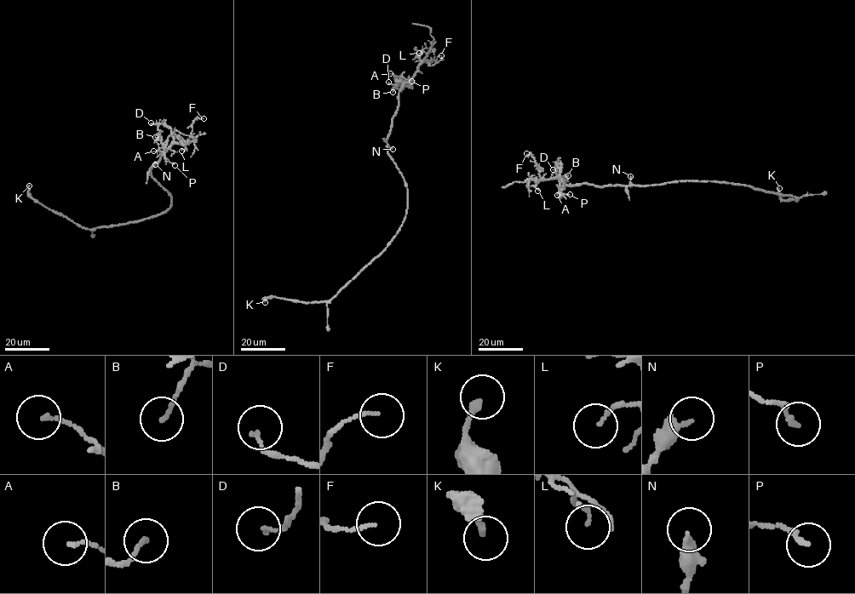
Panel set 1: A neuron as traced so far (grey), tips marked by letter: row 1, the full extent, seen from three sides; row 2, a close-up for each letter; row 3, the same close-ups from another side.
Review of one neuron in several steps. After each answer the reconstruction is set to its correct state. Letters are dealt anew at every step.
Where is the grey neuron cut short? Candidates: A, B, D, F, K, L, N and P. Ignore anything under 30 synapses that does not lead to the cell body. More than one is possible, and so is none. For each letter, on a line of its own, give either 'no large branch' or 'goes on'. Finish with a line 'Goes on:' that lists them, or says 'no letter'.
A: no large branch
B: no large branch
D: no large branch
F: no large branch
K: no large branch
L: no large branch
N: no large branch
P: no large branch
Goes on: no letter

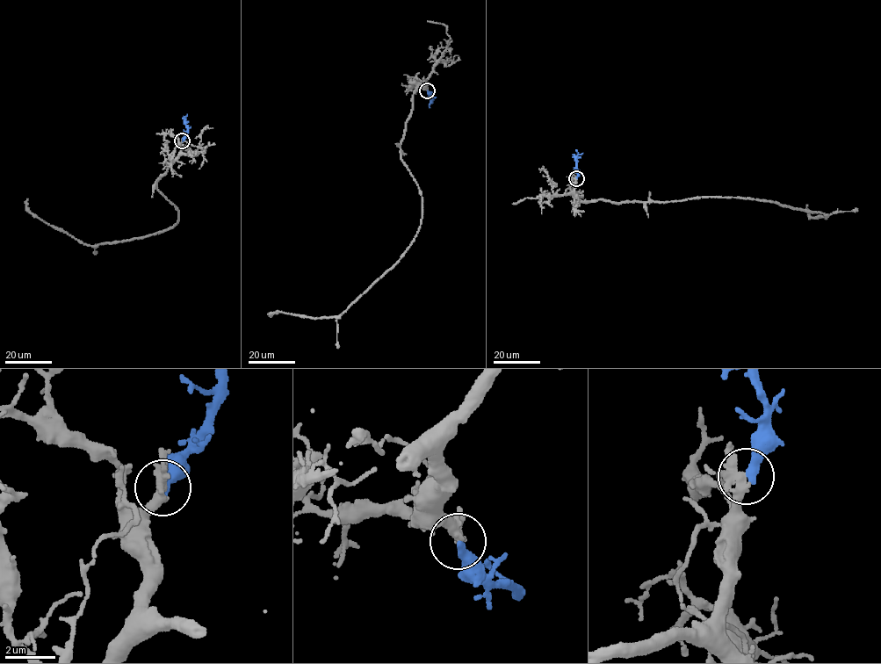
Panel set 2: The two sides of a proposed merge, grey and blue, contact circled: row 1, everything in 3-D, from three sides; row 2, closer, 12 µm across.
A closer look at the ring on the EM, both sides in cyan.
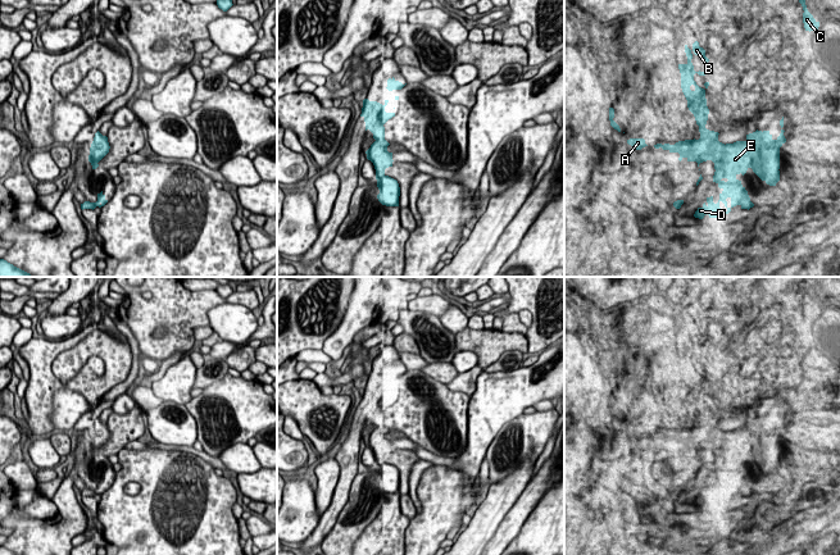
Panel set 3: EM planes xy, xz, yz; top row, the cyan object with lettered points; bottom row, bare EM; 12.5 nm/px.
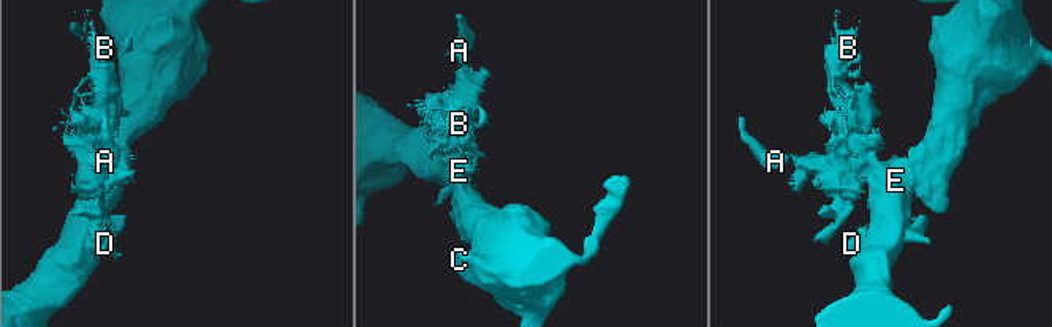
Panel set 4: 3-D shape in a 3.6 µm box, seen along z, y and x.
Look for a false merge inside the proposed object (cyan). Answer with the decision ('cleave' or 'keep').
keep

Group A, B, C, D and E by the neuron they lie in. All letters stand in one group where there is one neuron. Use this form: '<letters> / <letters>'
A B C D E

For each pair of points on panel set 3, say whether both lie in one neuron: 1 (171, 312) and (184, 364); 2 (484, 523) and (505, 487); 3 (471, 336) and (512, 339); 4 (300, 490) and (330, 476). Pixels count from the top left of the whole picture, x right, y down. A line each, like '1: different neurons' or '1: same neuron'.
1: different neurons
2: same neuron
3: same neuron
4: different neurons

